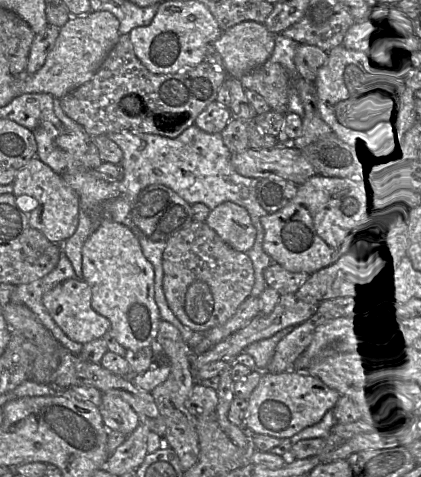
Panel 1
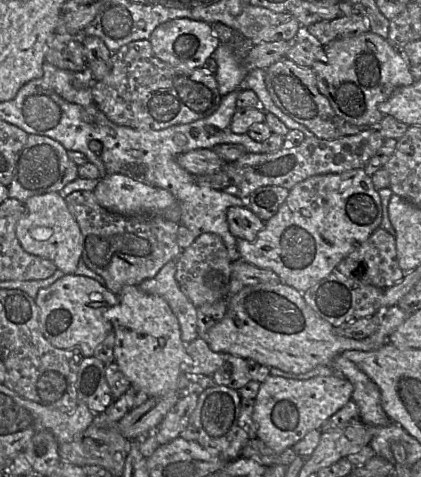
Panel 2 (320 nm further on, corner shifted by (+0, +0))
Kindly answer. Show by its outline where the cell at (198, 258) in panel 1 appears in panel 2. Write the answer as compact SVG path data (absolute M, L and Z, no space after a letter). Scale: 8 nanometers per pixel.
M203 233L196 237L176 259L175 279L190 302L199 308L213 304L228 295L231 281L231 265L227 248L222 239L213 233Z

